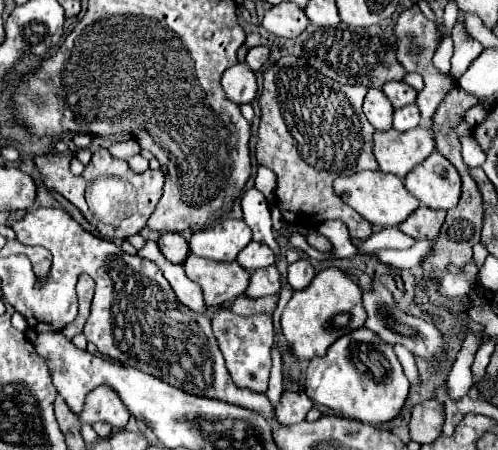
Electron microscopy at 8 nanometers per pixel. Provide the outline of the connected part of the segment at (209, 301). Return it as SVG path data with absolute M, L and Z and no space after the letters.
M189 254L185 272L201 286L207 306L221 306L223 302L235 300L249 286L249 272L237 262L213 262Z

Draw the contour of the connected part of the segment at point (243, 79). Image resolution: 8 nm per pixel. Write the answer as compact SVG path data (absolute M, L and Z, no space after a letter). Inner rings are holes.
M235 64L223 72L221 78L223 90L229 100L243 104L243 102L253 102L257 96L257 80L251 70L247 70L247 64Z

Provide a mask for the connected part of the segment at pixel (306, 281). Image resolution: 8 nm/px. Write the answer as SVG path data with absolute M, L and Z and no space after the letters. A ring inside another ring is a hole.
M301 258L287 268L287 282L293 286L293 290L303 290L305 286L311 284L315 276L315 268L307 258Z

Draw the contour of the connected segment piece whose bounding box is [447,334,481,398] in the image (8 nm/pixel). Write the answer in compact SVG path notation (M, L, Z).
M465 334L463 346L447 376L447 388L449 388L451 398L467 396L467 390L471 388L471 364L473 364L473 356L479 344L481 344L481 338L477 334Z

